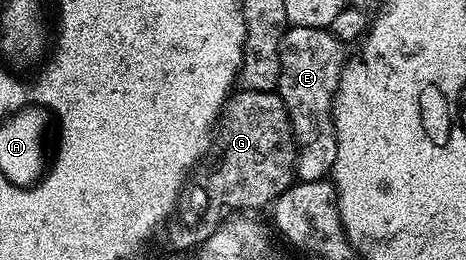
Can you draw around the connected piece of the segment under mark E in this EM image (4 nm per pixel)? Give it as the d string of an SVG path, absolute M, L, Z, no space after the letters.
M291 26L284 30L280 44L278 92L292 120L296 140L296 175L301 181L325 180L331 174L338 155L332 104L344 70L344 49L345 42L338 40L331 28Z

